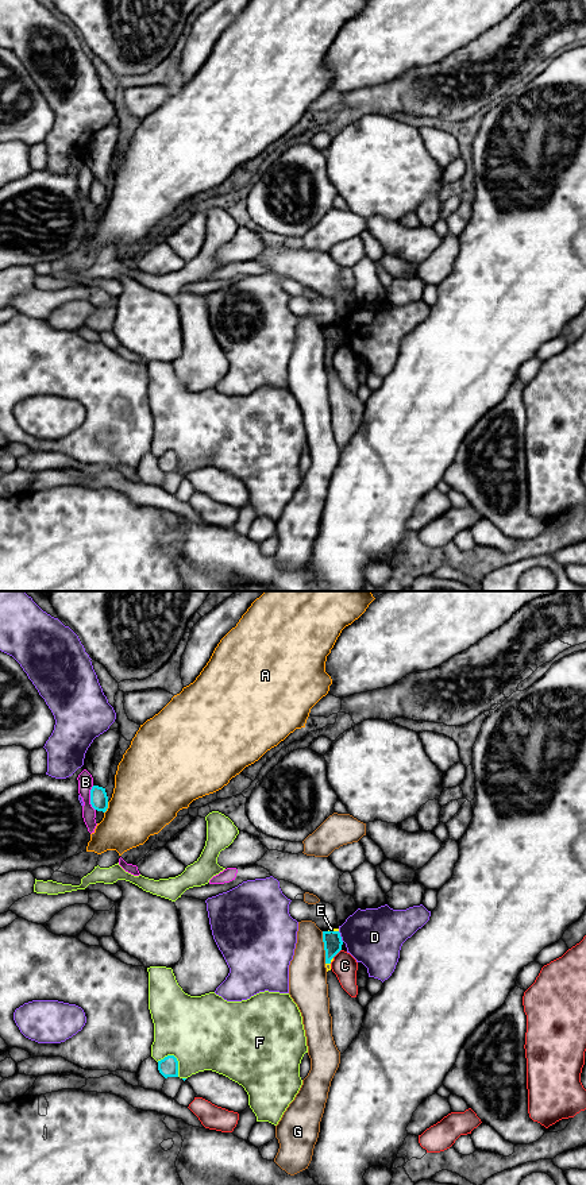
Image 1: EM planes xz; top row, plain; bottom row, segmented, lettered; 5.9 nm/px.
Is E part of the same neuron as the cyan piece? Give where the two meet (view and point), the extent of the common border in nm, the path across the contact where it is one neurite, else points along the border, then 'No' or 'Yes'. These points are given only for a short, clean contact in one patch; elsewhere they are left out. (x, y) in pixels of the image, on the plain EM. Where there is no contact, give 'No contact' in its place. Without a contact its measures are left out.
Touches cyan at xz (332, 325). Shared border 60 nm. Boundary: xz (338, 325), (328, 327). No

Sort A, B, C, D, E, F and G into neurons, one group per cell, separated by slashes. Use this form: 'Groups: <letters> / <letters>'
Groups: A / B / C / D / E / F / G

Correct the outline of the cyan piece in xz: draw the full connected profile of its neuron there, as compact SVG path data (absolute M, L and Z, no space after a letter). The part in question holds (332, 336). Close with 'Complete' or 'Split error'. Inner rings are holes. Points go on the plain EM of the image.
M323 327L323 337L325 346L325 359L331 359L331 355L342 346L342 332L339 327Z. Complete

